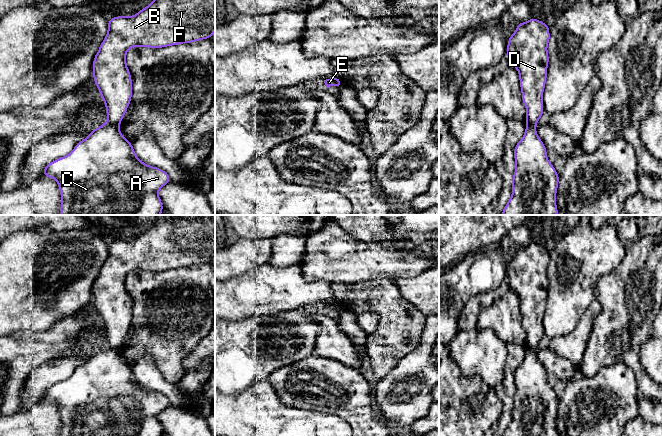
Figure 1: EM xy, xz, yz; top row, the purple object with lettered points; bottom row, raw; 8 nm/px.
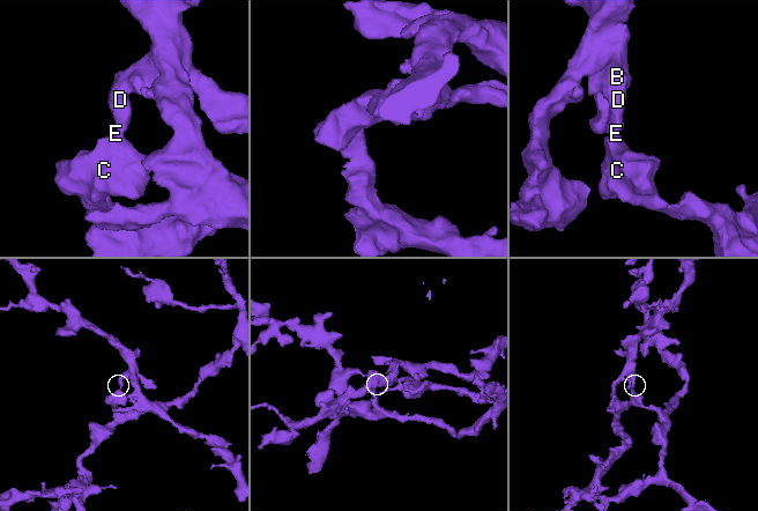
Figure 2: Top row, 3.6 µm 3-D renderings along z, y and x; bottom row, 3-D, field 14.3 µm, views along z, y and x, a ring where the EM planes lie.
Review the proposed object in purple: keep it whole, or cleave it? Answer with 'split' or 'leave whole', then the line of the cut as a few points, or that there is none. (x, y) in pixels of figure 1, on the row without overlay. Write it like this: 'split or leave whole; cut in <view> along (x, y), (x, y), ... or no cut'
split; cut in xy along (108, 345), (118, 350)

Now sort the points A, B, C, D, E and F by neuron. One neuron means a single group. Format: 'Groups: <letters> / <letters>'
Groups: A C E / B D F

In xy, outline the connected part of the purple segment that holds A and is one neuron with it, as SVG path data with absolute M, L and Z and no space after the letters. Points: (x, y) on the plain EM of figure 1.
M105 346L100 351L93 353L89 360L77 367L68 379L47 388L41 399L57 404L61 417L60 436L162 436L163 428L158 421L158 415L171 405L170 400L164 394L143 387L136 380L133 369L120 357L119 350L109 346Z

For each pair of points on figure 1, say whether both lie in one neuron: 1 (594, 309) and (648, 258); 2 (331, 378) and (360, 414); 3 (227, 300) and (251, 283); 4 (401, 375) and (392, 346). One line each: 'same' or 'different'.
1: different
2: same
3: same
4: different

